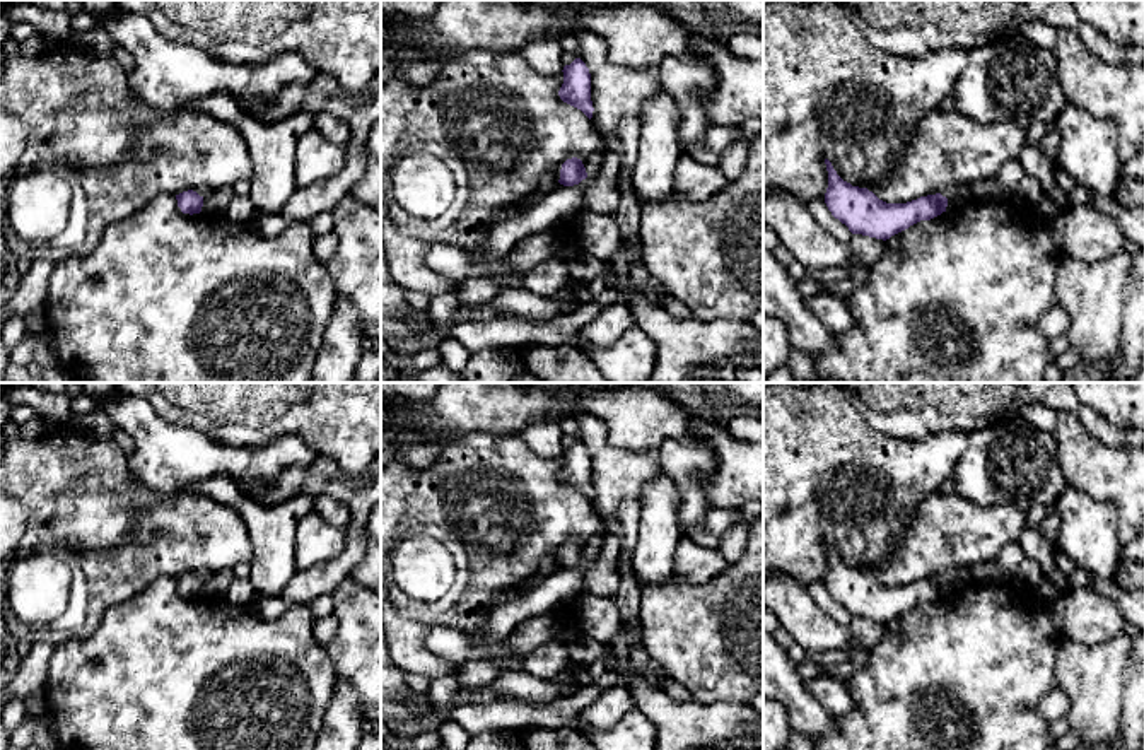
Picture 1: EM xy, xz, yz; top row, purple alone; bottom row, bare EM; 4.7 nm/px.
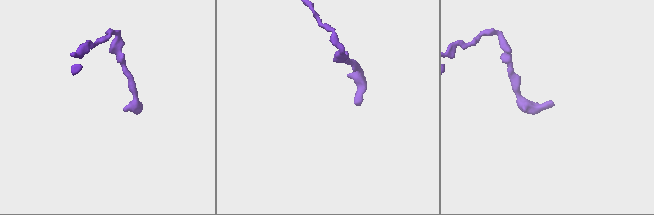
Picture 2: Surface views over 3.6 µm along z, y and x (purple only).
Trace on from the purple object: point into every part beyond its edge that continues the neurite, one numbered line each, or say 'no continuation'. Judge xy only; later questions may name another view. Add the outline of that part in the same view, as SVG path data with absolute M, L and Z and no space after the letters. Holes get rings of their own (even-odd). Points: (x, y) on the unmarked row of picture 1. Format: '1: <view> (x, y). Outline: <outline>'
no continuation

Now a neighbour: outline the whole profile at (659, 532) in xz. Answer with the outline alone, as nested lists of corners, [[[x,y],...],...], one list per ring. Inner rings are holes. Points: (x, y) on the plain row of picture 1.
[[[657,475],[644,487],[640,501],[639,535],[632,552],[639,581],[666,581],[681,540],[678,487],[668,477]]]

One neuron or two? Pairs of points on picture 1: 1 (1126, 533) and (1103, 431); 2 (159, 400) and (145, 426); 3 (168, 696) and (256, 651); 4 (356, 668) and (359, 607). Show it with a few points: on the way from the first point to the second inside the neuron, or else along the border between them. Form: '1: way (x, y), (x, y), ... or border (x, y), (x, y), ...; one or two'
1: border (1076, 417), (1100, 441), (1126, 446); two
2: border (145, 400), (171, 422); two
3: way (190, 689), (214, 668), (234, 668); one
4: way (357, 653), (357, 622); one

